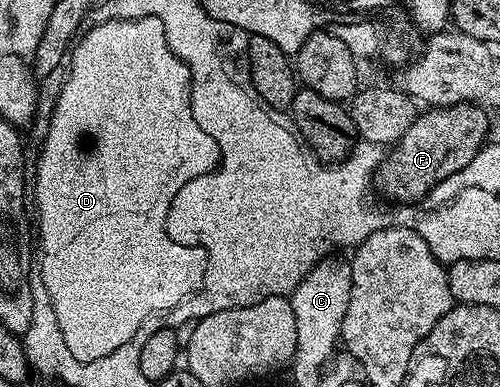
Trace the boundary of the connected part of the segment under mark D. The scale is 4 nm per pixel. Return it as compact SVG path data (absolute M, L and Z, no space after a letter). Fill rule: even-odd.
M142 16L136 20L110 20L98 24L96 28L87 28L78 37L69 56L71 69L67 72L67 81L55 100L55 109L51 112L51 125L47 128L47 137L43 140L43 149L39 152L39 161L33 164L33 208L39 211L39 232L37 228L37 244L43 247L43 257L39 260L37 275L45 282L45 290L49 294L49 302L53 306L53 314L57 314L57 326L61 330L61 338L65 338L65 346L77 362L93 362L105 355L113 353L125 342L129 342L137 330L149 319L166 314L173 306L182 304L187 296L194 296L204 280L207 279L207 251L194 243L182 244L174 240L167 227L169 206L177 198L177 190L189 182L198 169L202 173L214 172L220 163L219 147L193 118L191 110L191 71L189 66L169 46L165 38L165 26L161 26L161 18Z

